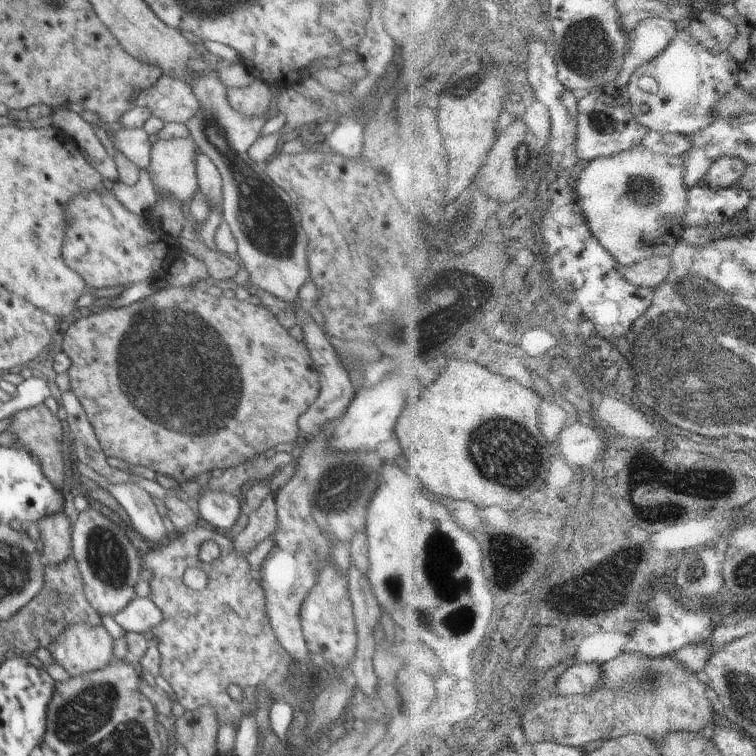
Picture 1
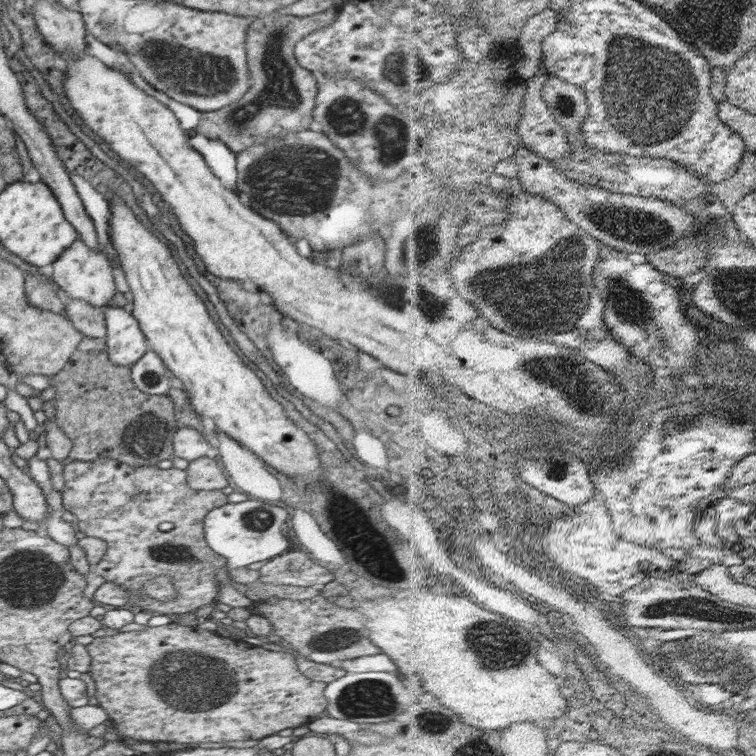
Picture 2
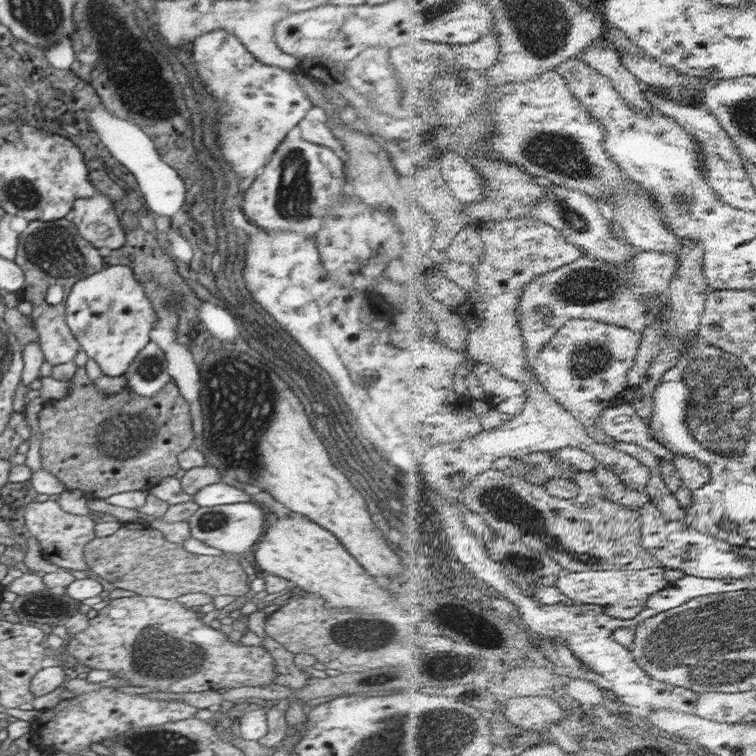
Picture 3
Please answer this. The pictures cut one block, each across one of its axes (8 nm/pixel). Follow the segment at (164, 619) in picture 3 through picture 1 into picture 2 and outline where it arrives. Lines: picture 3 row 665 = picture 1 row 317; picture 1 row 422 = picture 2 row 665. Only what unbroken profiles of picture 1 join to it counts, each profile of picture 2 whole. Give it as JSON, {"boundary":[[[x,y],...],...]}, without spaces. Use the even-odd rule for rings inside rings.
{"boundary":[[[171,622],[162,626],[147,627],[143,630],[120,632],[116,635],[106,637],[96,637],[86,648],[91,656],[91,667],[88,670],[88,674],[95,680],[95,696],[98,700],[98,705],[108,714],[109,721],[120,731],[120,734],[128,736],[140,743],[151,742],[156,745],[164,745],[166,743],[222,744],[222,749],[224,749],[224,744],[227,742],[249,739],[261,741],[263,738],[277,734],[284,729],[295,729],[304,726],[310,721],[317,719],[318,715],[322,714],[324,710],[327,710],[327,701],[324,696],[327,684],[316,681],[314,678],[306,678],[304,674],[301,674],[298,669],[298,659],[296,659],[293,651],[266,650],[231,637],[220,637],[216,631],[208,631]]]}

